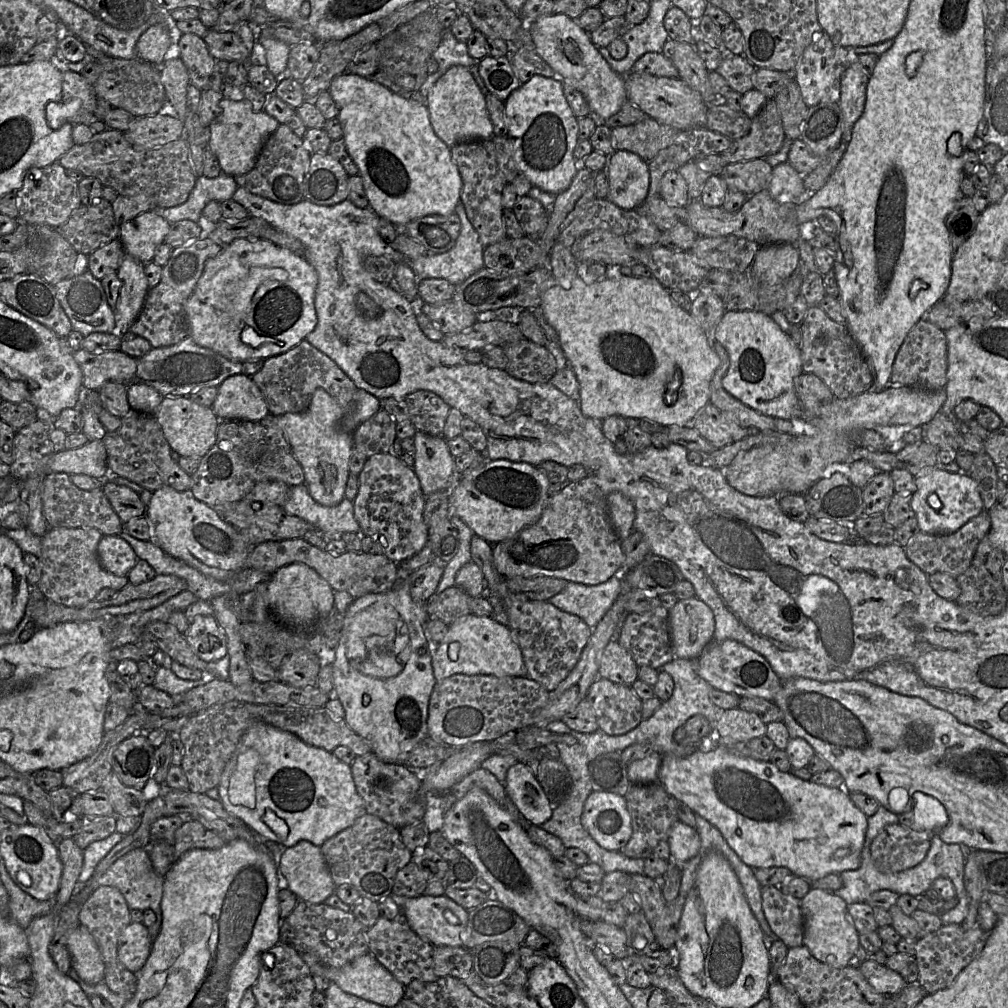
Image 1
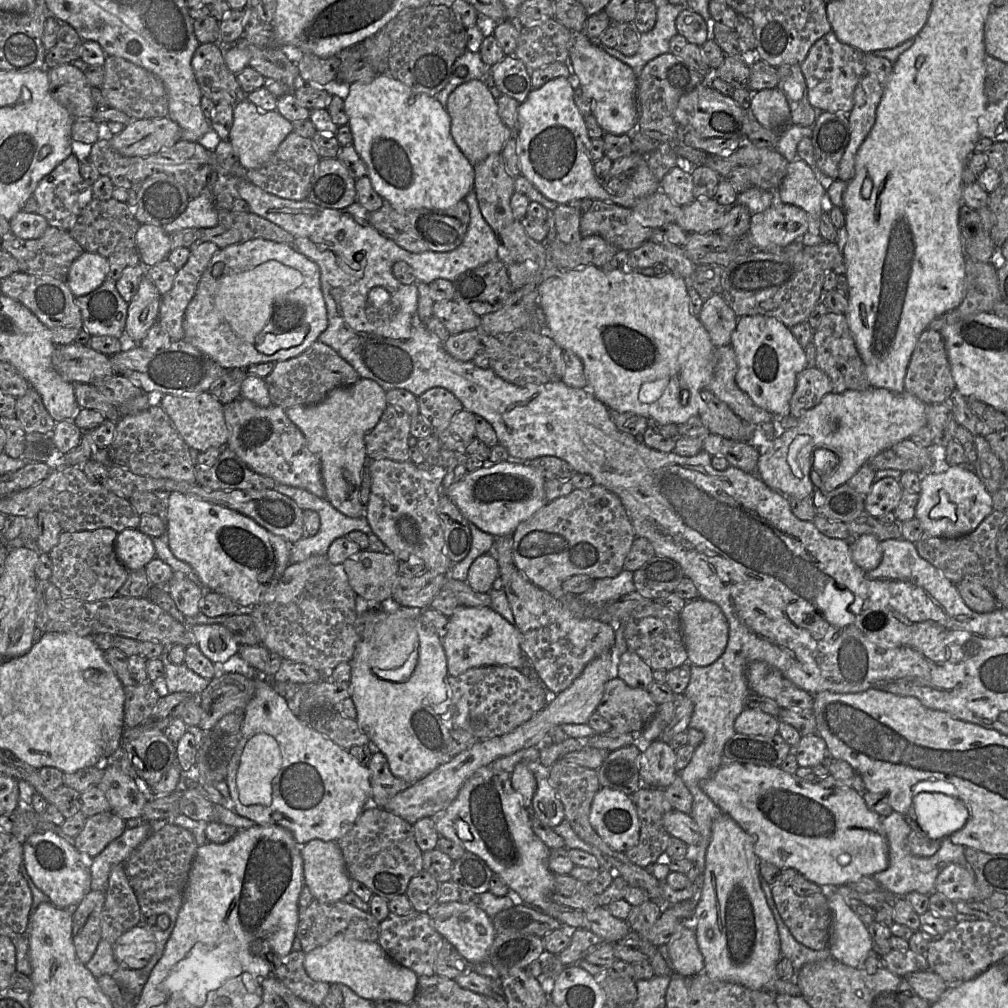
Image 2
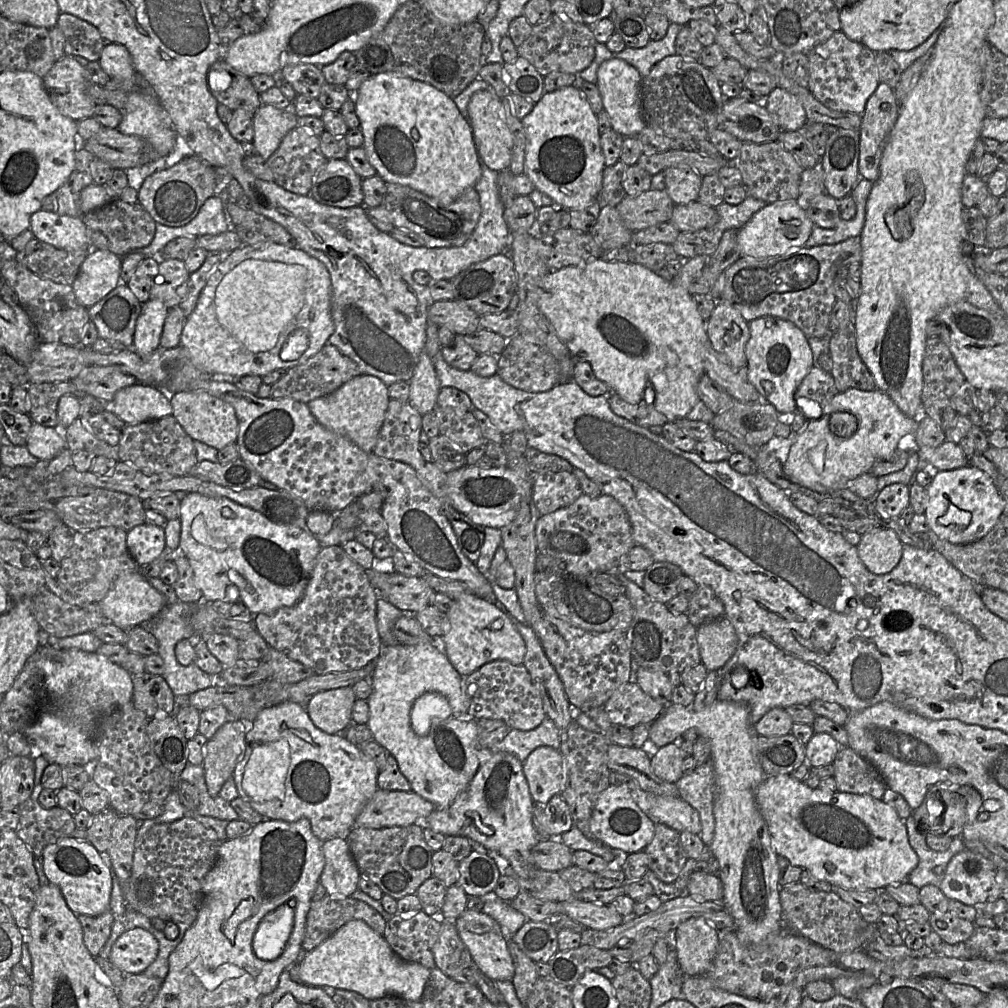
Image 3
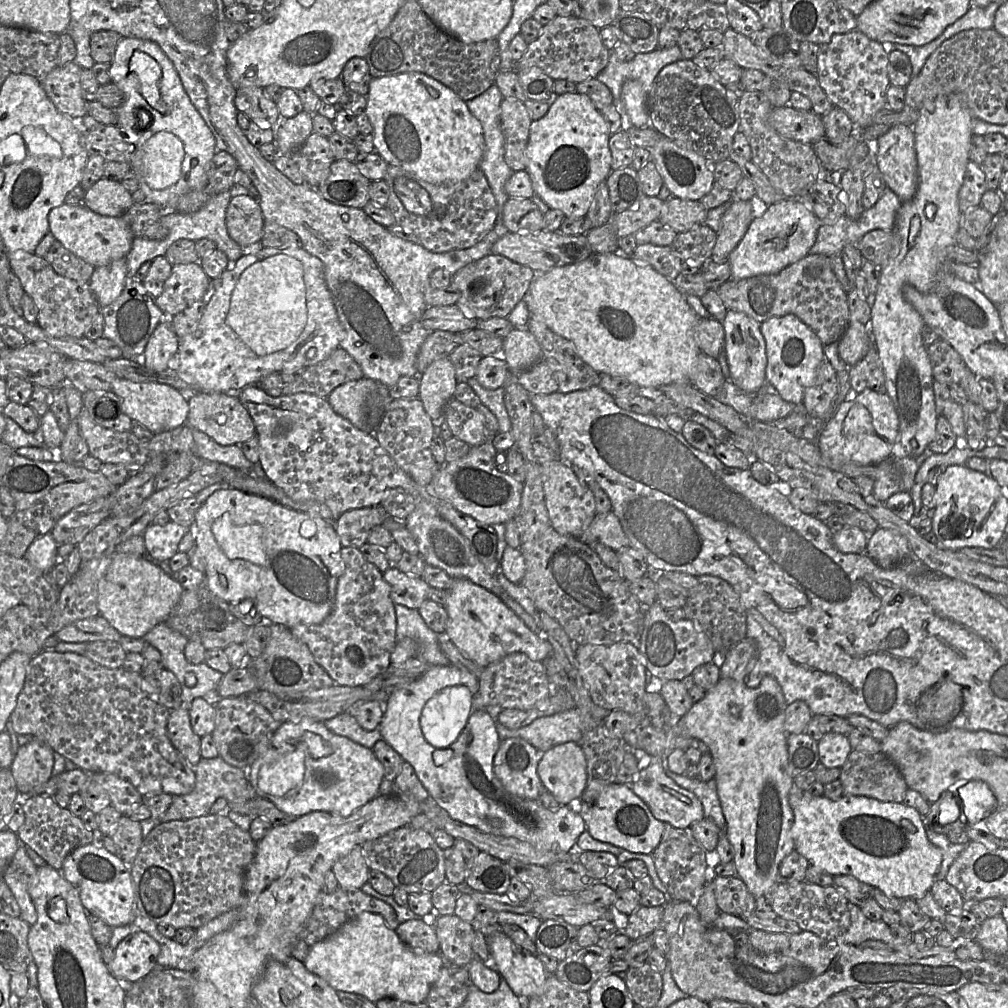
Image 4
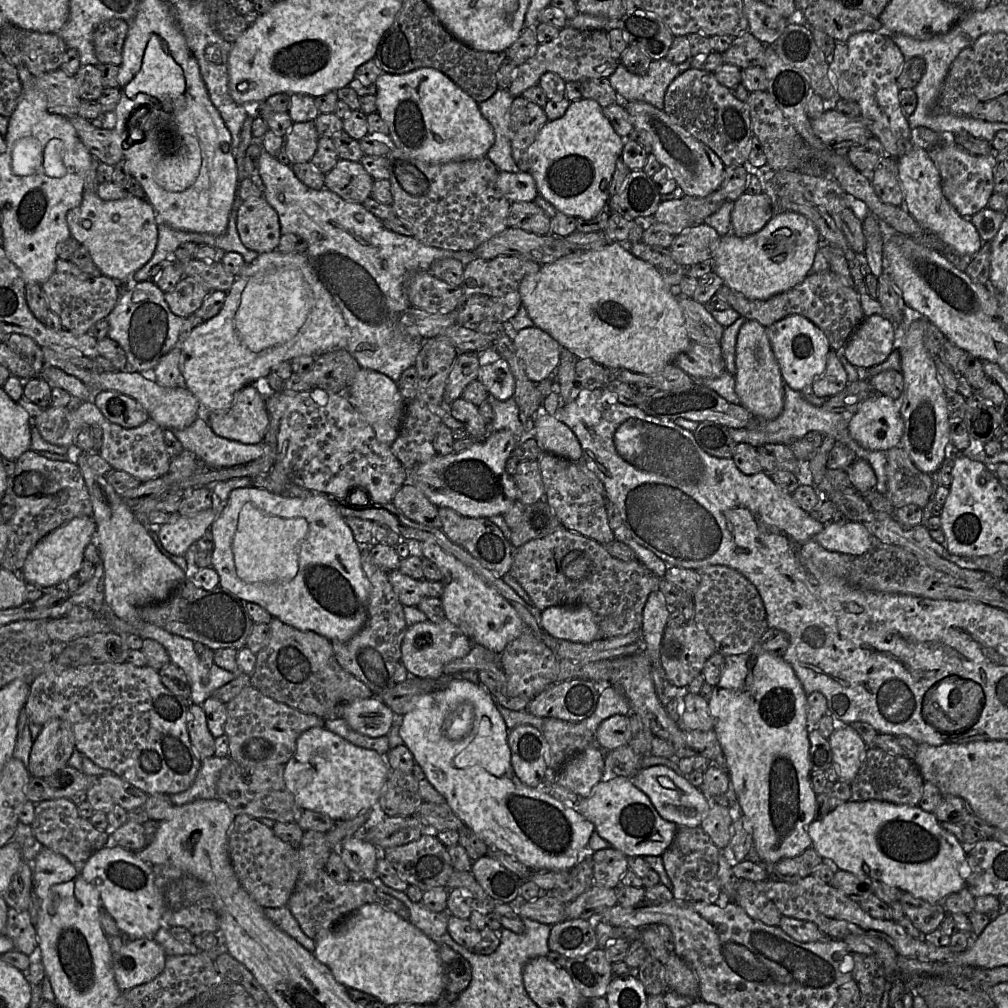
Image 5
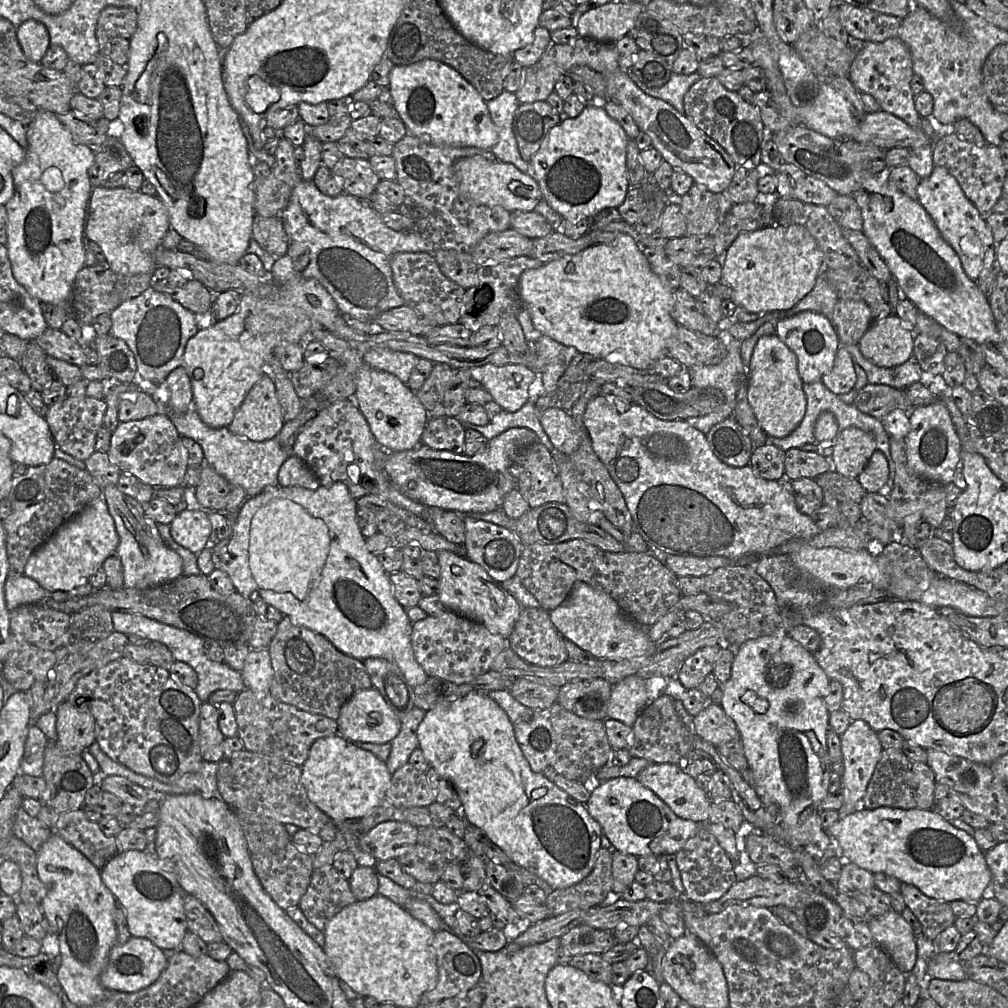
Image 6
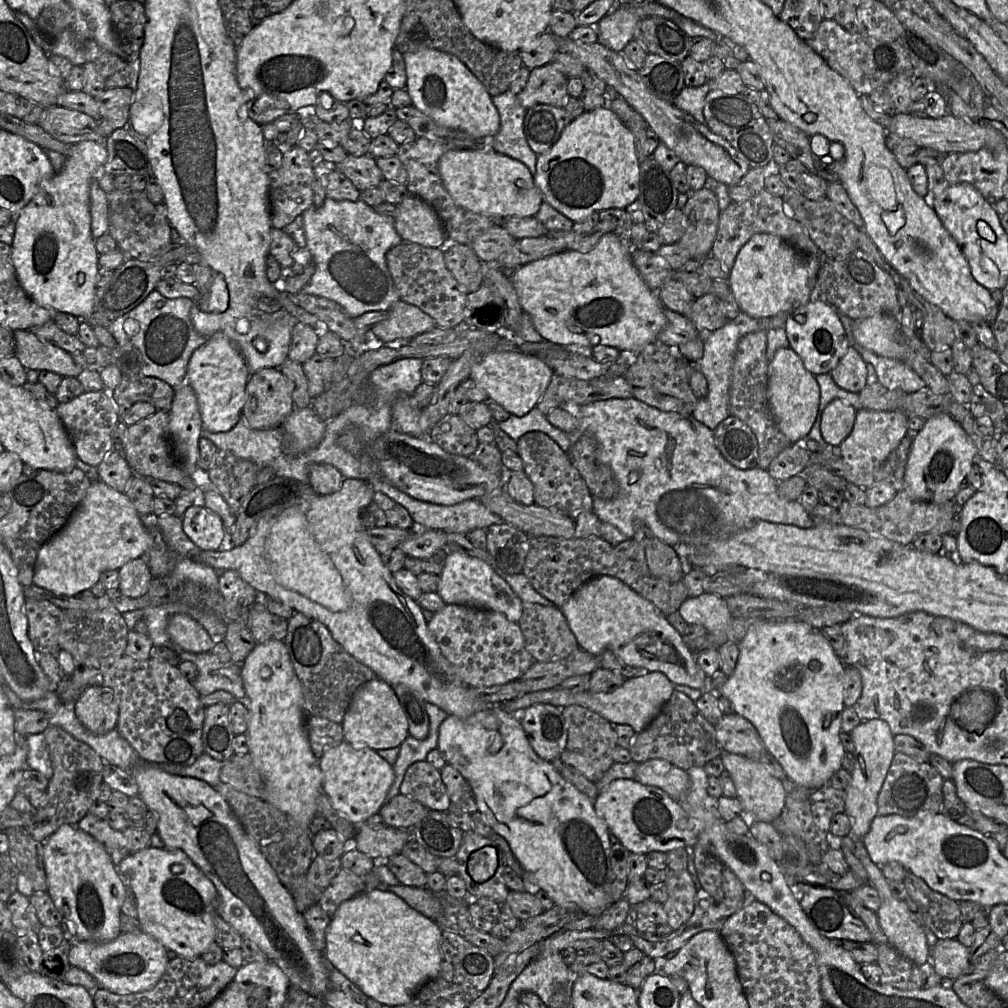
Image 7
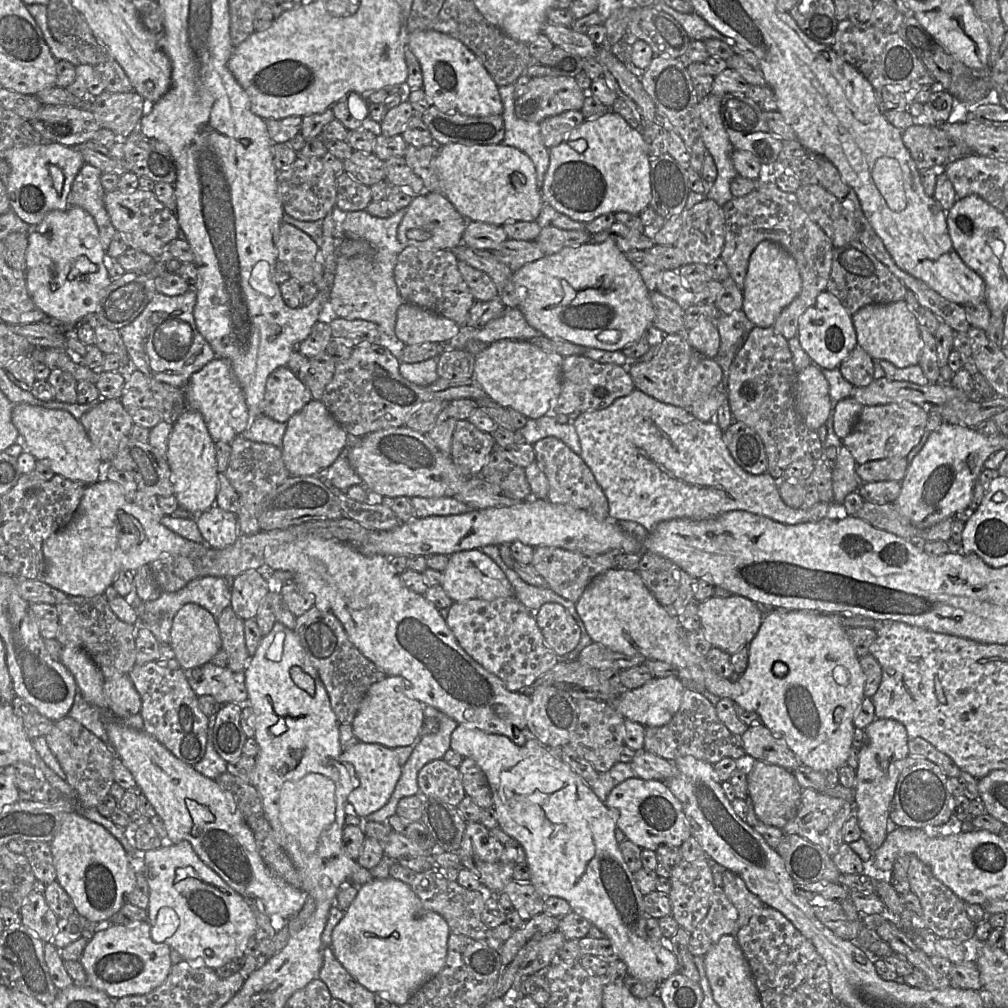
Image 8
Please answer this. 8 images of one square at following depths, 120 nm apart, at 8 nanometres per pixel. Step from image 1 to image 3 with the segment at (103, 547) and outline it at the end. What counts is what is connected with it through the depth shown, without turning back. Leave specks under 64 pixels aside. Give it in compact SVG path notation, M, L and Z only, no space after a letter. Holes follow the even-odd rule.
M142 524L127 531L127 548L139 567L164 555L166 551L164 527Z

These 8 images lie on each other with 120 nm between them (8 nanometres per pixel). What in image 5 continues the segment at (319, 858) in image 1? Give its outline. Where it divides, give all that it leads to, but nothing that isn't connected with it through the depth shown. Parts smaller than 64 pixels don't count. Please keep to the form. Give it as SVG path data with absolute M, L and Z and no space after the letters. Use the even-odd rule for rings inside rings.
M362 835L346 838L337 851L354 881L372 881L376 877L377 847Z

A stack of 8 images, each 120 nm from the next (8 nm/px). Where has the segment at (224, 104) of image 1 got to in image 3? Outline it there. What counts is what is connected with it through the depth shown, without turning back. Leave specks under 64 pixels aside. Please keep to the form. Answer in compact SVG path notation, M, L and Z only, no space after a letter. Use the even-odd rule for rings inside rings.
M269 105L260 106L252 114L252 144L258 155L267 160L278 149L286 135L297 127L298 118L292 109L280 110Z

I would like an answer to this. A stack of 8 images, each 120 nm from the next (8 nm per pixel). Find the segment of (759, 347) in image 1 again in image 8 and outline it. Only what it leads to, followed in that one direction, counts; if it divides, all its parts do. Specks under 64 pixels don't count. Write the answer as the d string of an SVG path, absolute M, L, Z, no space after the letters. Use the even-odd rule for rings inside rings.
M826 289L819 293L815 303L799 316L796 336L812 363L821 369L834 369L849 356L858 344L851 316L839 299Z

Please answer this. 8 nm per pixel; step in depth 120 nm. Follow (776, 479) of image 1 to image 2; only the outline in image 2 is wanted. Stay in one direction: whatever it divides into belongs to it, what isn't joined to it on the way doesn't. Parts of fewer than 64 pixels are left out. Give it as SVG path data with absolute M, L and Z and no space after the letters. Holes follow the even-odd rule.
M870 387L864 391L847 390L830 393L821 402L798 420L798 425L778 436L773 446L760 454L756 475L771 489L787 498L810 497L815 491L830 492L849 482L859 468L882 451L891 449L902 440L910 439L919 429L927 425L927 404L913 394L894 392L886 388ZM827 449L837 456L837 463L827 472L822 472L822 457L816 460L815 452Z

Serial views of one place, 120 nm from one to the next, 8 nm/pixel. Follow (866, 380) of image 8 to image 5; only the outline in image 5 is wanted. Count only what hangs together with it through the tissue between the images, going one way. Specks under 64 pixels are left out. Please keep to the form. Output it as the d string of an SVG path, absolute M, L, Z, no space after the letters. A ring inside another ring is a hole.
M830 351L825 371L812 384L812 392L817 397L829 397L842 392L848 385L845 368L836 351Z

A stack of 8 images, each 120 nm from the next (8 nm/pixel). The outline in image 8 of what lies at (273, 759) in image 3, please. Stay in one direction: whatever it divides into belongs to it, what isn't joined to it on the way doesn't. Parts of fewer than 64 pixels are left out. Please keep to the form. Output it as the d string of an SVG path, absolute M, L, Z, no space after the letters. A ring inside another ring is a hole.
M358 742L343 750L339 762L351 777L358 780L358 786L348 792L346 799L361 821L389 802L402 770L394 750L378 744Z

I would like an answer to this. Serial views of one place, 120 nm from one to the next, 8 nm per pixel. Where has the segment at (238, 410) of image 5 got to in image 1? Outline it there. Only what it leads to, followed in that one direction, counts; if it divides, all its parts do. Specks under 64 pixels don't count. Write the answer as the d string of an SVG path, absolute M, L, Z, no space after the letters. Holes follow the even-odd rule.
M164 397L156 414L164 436L173 453L183 457L203 457L216 442L216 430L220 419L211 407L199 405L188 398Z

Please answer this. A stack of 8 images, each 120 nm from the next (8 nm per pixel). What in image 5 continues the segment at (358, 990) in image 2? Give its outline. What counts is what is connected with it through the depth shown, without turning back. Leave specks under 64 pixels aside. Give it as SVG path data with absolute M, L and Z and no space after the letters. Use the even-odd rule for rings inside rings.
M366 904L347 915L316 941L315 958L327 966L336 981L378 999L388 1007L396 1004L435 1004L444 995L444 974L439 946L409 920L378 904Z

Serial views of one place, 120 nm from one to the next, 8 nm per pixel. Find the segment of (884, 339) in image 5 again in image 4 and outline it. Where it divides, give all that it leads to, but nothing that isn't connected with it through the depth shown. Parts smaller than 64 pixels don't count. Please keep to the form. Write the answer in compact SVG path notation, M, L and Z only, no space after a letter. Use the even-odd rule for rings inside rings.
M853 322L848 324L838 341L839 356L846 364L853 366L864 358L871 346L869 325Z

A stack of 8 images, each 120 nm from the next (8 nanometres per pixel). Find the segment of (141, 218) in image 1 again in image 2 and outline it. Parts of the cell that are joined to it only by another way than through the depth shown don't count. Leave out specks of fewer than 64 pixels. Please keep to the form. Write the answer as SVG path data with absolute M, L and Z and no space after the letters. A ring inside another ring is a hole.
M141 224L135 237L140 263L149 268L167 258L171 251L170 235L162 226Z

